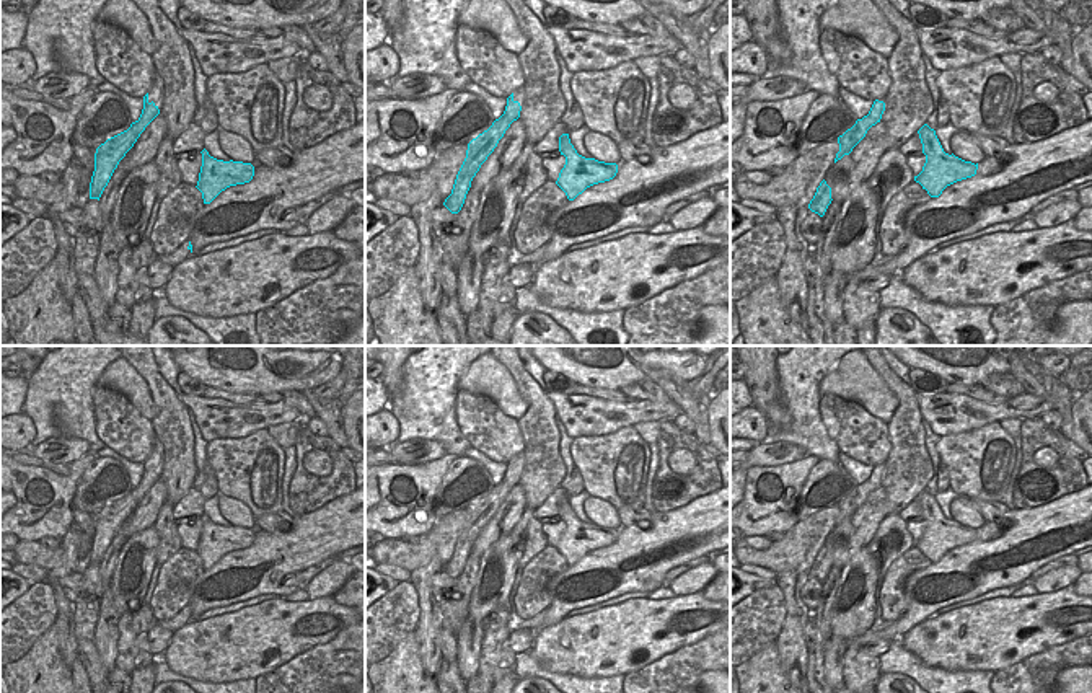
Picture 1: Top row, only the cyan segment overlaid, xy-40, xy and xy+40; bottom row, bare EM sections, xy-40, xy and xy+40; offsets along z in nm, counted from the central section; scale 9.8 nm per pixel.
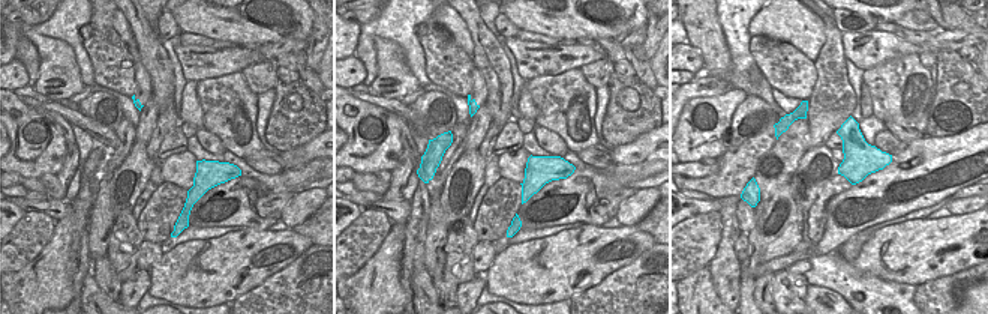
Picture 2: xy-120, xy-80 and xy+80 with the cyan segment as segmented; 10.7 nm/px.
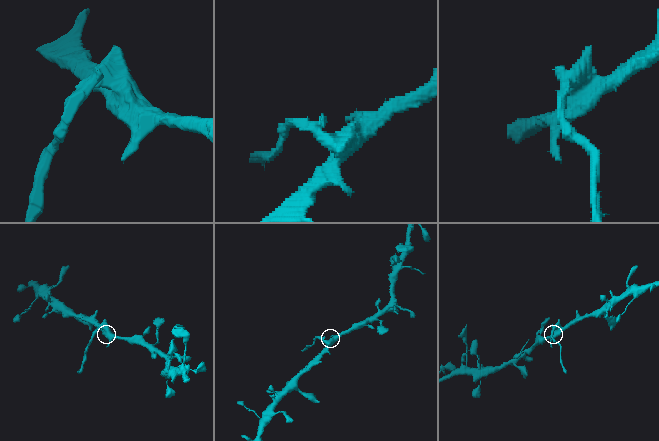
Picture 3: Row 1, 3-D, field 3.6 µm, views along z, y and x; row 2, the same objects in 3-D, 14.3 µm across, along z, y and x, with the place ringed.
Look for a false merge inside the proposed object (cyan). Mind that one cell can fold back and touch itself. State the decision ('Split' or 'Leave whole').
Split.

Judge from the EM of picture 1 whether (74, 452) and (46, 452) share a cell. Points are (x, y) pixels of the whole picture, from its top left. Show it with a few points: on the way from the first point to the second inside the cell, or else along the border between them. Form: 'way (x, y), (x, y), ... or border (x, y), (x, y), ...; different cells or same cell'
way (67, 452), (52, 452); same cell

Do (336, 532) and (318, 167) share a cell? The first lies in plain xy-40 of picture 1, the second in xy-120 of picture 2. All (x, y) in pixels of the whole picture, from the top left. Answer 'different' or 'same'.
different

